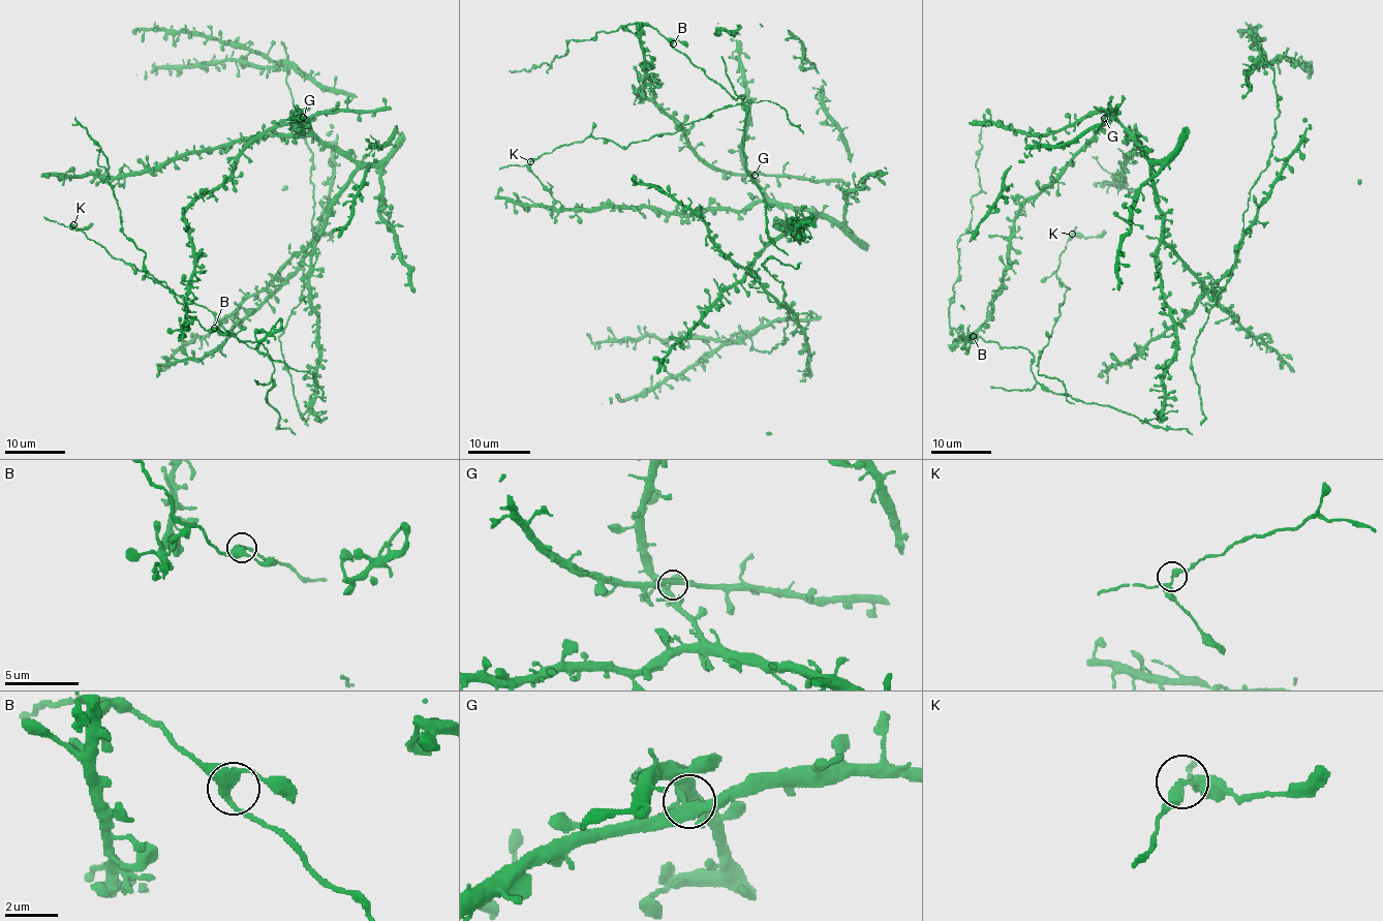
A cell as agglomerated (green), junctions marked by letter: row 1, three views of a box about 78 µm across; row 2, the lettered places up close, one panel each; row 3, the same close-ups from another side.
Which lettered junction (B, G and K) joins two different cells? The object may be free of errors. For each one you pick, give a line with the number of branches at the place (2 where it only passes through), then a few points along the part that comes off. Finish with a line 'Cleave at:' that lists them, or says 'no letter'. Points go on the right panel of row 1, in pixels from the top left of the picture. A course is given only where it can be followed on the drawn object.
Cleave at: no letter

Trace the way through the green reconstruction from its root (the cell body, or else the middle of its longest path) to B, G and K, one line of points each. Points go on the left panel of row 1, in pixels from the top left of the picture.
B: (272, 130), (262, 132), (220, 185), (196, 197), (184, 214), (194, 273), (183, 331), (194, 319), (214, 328)
G: (272, 130), (297, 123), (303, 117)
K: (272, 130), (184, 214), (194, 273), (183, 331), (197, 319), (259, 341), (267, 354), (73, 225)

